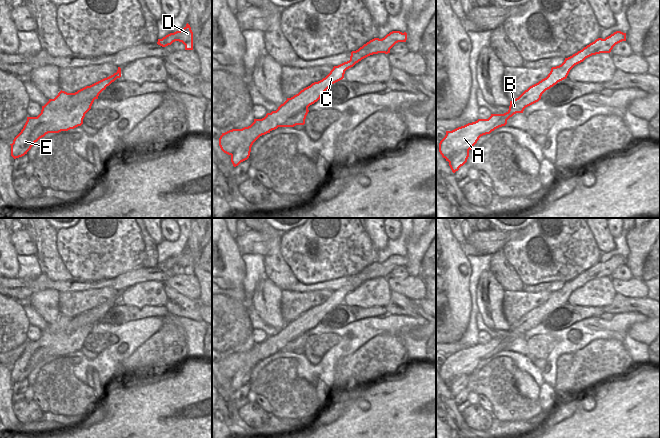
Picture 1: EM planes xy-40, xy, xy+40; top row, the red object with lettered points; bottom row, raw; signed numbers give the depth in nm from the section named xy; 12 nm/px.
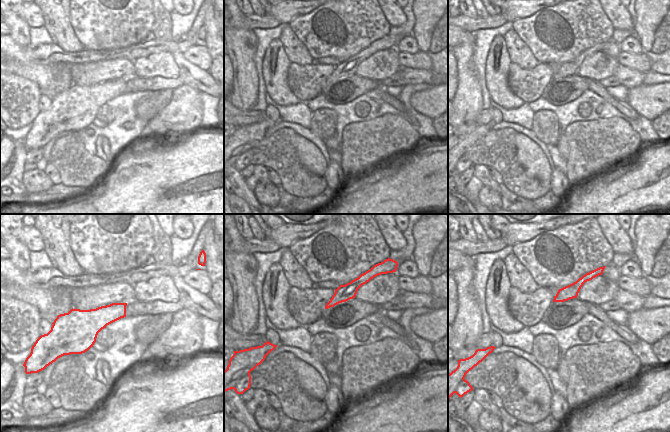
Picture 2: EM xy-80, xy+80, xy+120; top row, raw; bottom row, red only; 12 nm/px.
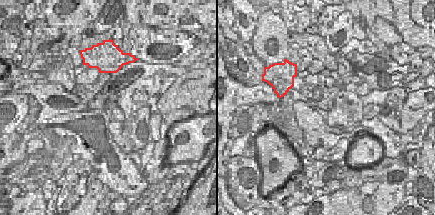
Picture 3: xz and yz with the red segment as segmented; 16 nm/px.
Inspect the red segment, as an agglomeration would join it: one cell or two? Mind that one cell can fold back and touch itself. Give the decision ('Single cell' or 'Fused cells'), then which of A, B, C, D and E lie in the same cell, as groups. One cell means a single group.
Fused cells. Groups: A B C D / E.

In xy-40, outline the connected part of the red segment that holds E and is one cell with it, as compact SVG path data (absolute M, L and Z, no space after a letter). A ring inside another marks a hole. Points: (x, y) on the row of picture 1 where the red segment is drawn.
M61 90L54 99L49 99L42 106L41 113L37 117L27 117L23 129L13 140L11 156L14 159L24 156L35 142L48 133L59 133L81 126L85 114L91 109L94 100L98 99L100 93L95 90L80 93L67 93ZM72 108L74 112L67 119L59 118L57 122L44 119L52 111L60 113L61 110Z

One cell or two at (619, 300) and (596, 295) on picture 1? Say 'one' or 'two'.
two

